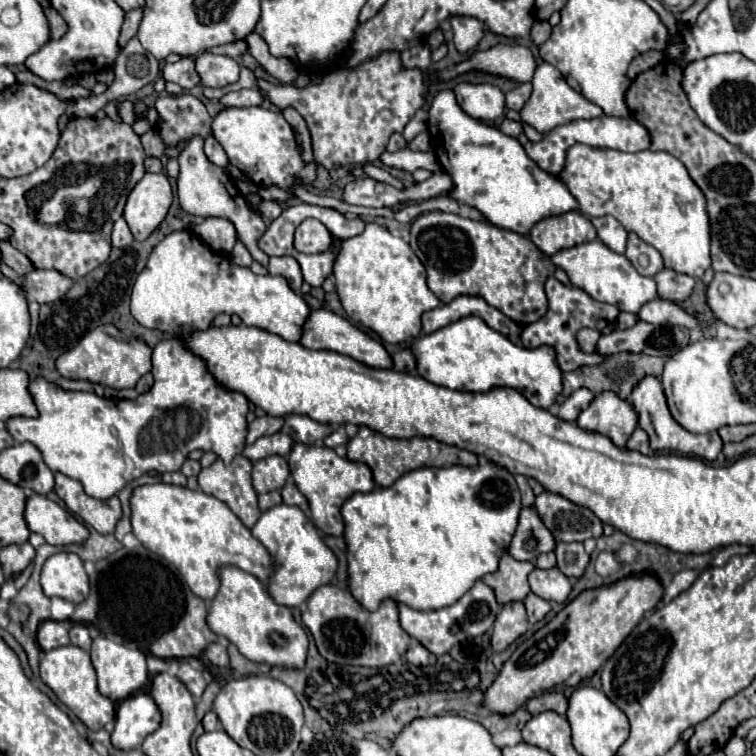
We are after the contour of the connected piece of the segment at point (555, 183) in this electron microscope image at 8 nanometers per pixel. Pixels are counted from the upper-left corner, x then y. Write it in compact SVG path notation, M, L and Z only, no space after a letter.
M442 90L436 94L430 108L428 132L440 166L456 184L450 196L460 204L478 208L494 226L528 234L542 218L578 208L576 198L568 192L562 180L532 162L516 138L504 136L498 128L470 118L456 104L454 92Z

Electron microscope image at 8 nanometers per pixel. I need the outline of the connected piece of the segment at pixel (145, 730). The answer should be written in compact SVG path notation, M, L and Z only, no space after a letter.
M138 692L128 696L116 712L112 744L120 750L140 748L144 738L160 726L160 712L150 694Z

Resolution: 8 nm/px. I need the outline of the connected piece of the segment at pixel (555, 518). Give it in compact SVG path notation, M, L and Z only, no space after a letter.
M542 492L540 496L536 496L536 512L558 542L584 542L586 538L602 536L602 522L588 508L576 506L560 494Z

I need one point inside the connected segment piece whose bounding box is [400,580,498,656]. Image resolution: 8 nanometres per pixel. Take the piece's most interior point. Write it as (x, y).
(475, 612)

